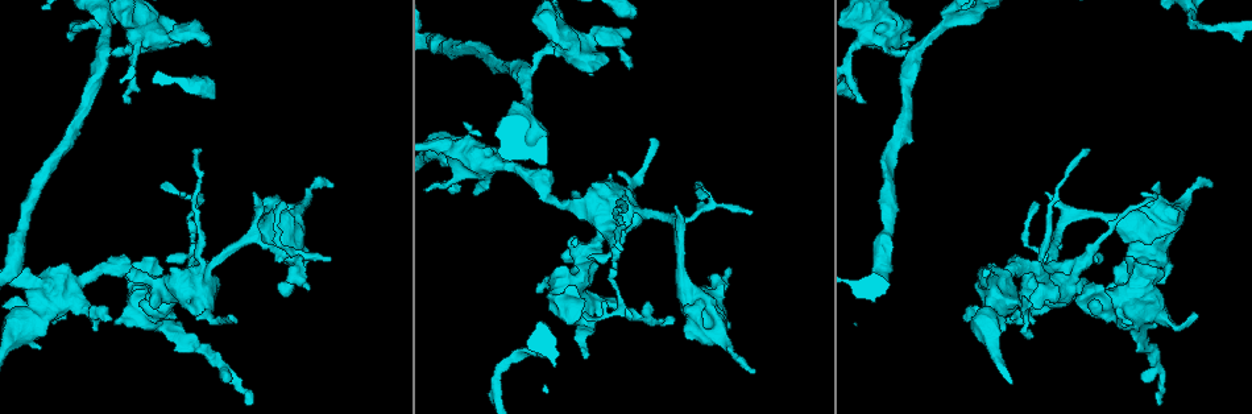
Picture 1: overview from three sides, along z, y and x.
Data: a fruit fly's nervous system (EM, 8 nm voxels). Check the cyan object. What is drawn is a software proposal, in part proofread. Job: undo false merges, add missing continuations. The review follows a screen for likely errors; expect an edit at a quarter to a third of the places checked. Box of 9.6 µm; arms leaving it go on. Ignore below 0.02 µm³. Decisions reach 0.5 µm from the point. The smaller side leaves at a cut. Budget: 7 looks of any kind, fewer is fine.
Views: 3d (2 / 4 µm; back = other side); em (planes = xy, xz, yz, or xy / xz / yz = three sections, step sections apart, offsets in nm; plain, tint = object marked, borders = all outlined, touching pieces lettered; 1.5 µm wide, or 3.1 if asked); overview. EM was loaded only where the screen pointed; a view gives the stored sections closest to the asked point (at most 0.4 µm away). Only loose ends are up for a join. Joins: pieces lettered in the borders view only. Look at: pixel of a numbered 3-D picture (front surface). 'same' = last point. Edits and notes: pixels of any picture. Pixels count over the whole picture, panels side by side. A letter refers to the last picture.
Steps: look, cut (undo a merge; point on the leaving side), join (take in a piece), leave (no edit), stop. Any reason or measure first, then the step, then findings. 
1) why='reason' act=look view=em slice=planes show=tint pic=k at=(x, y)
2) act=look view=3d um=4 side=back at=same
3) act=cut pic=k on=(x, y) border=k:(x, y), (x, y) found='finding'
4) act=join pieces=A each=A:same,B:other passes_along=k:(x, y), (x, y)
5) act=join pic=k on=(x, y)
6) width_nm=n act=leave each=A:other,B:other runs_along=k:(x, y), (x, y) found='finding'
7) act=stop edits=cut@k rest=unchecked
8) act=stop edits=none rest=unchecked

why='thin end' act=look view=3d um=2 pic=1 at=(328, 258)

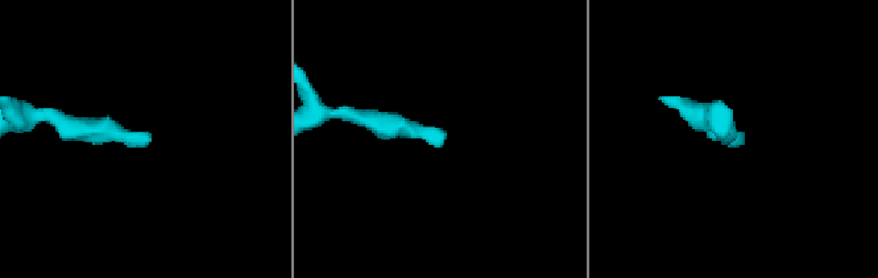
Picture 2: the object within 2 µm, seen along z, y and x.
act=look view=em slice=planes show=borders pic=2 at=(734, 146)

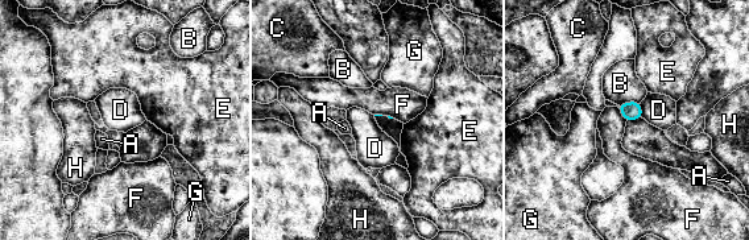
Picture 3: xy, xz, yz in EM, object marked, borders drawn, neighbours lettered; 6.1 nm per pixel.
act=leave each=A:other,B:other,C:other,D:other,E:other,F:other,G:other,H:other border=3:(640, 103), (642, 118) found='no lettered piece goes on from it'

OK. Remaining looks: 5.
why='thin end' act=look view=3d um=2 pic=1 at=(1209, 184)

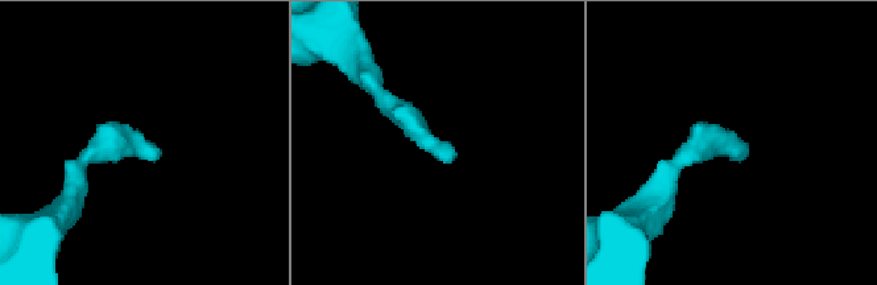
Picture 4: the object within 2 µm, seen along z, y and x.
why='need the tissue' act=look view=em slice=planes show=borders pic=4 at=(157, 151)

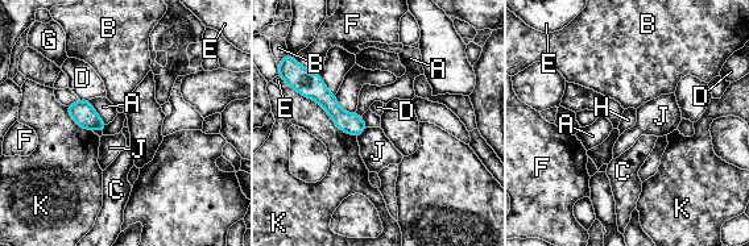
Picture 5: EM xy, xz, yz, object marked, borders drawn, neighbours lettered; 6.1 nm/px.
act=leave each=A:other,B:other,C:other,D:other,E:other,F:other,G:other,H:other,J:other,K:other border=5:(107, 125), (102, 133) found='no lettered piece goes on from it'

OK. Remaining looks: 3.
act=look view=3d um=4 pic=1 at=(209, 43)

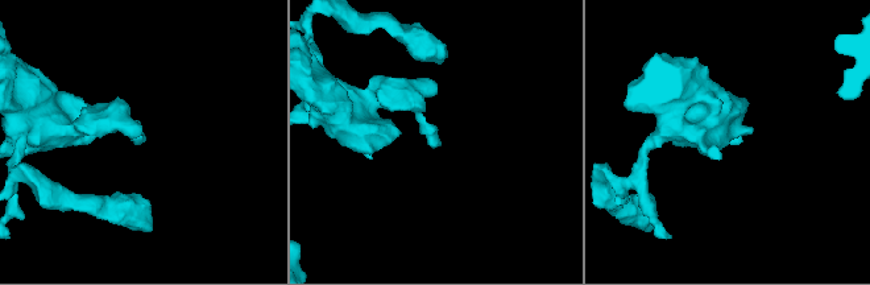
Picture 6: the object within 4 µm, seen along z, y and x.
act=look view=em slice=yz step=4 show=tint pic=6 at=(144, 138)

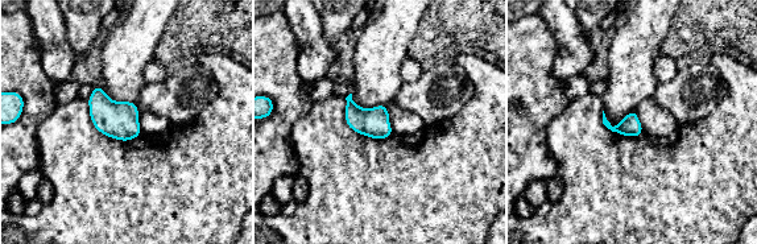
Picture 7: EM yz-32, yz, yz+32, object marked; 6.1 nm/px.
act=look view=em slice=planes show=borders at=same

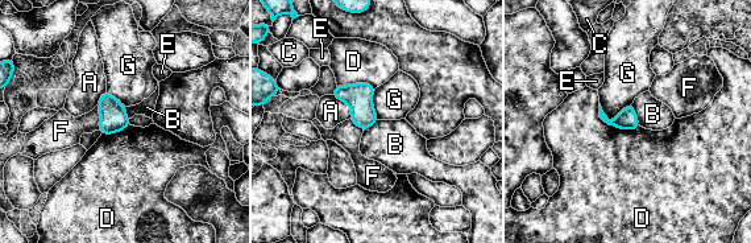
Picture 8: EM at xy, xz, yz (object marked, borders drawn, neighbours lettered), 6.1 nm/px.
act=leave each=A:other,B:other,C:other,D:other,E:other,F:other,G:other found='no lettered piece goes on from it'

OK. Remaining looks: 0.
act=stop edits=none rest=unchecked

